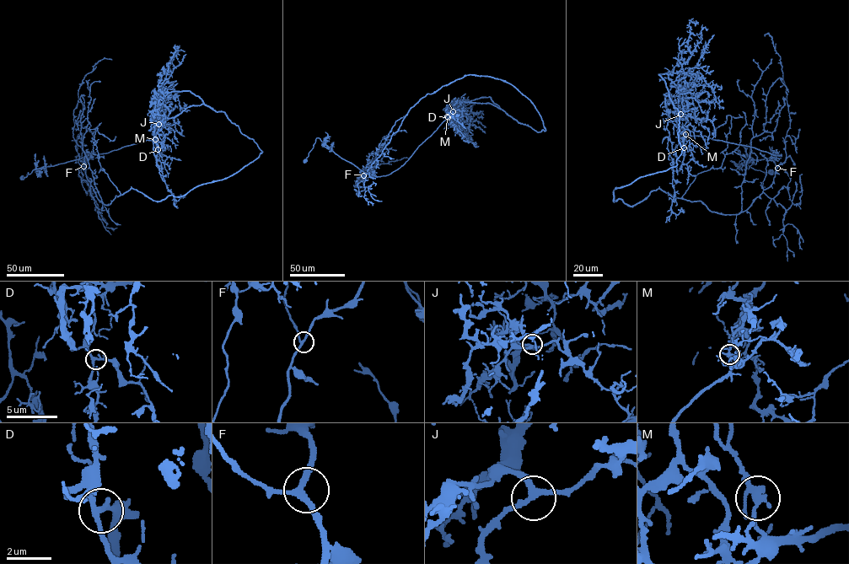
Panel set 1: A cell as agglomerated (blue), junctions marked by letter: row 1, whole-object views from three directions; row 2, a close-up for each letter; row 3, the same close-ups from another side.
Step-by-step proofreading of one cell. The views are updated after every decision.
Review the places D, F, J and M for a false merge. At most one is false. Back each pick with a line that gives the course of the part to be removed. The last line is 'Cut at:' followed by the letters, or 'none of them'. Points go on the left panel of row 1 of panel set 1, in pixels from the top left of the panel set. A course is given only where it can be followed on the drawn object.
M: Course of the part to remove: (155, 139), (34, 169), (24, 179), (21, 177)
Cut at: M

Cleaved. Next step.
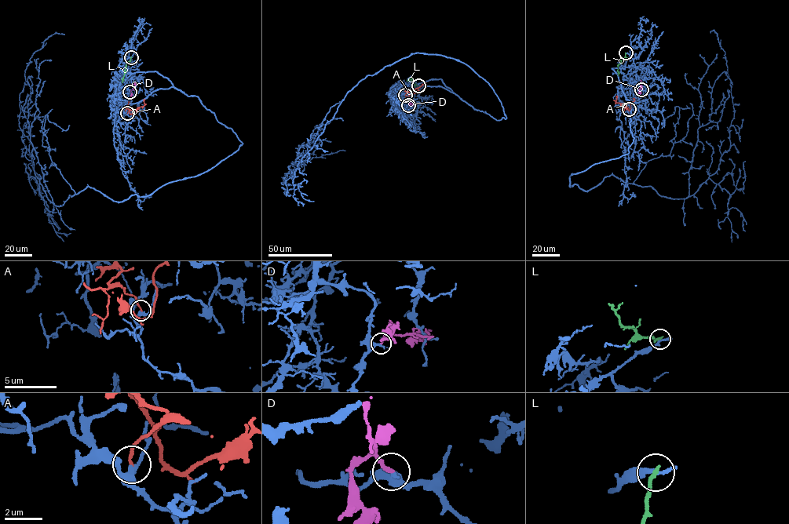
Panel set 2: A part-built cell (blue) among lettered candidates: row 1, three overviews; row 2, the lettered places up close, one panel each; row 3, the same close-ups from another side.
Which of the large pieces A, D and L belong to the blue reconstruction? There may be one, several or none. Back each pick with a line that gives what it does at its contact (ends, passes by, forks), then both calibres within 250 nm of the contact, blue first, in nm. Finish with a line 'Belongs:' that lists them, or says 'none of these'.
Belongs: none of these

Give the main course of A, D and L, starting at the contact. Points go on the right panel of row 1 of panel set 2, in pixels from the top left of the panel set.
A: (629, 109), (620, 103), (630, 110), (633, 98)
D: (642, 89), (641, 80)
L: (626, 52), (619, 65), (619, 76)

